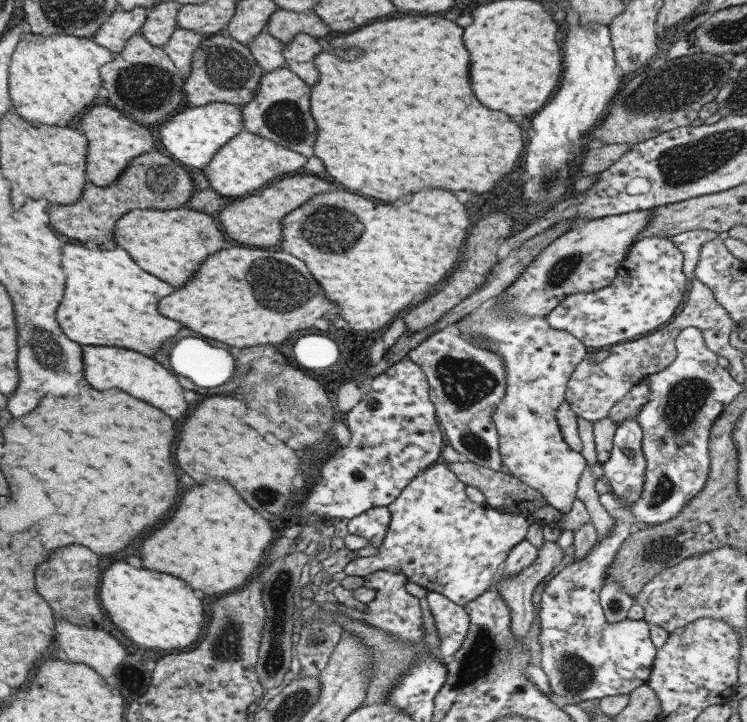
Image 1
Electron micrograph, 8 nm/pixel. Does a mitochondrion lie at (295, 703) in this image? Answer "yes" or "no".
yes

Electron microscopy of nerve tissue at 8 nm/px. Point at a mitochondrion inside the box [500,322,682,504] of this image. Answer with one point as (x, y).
(628, 489)

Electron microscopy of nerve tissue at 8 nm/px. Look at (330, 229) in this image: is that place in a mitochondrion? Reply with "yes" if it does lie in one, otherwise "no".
yes

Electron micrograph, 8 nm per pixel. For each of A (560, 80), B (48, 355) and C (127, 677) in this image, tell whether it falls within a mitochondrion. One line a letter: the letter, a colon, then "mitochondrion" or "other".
A: other
B: mitochondrion
C: other

